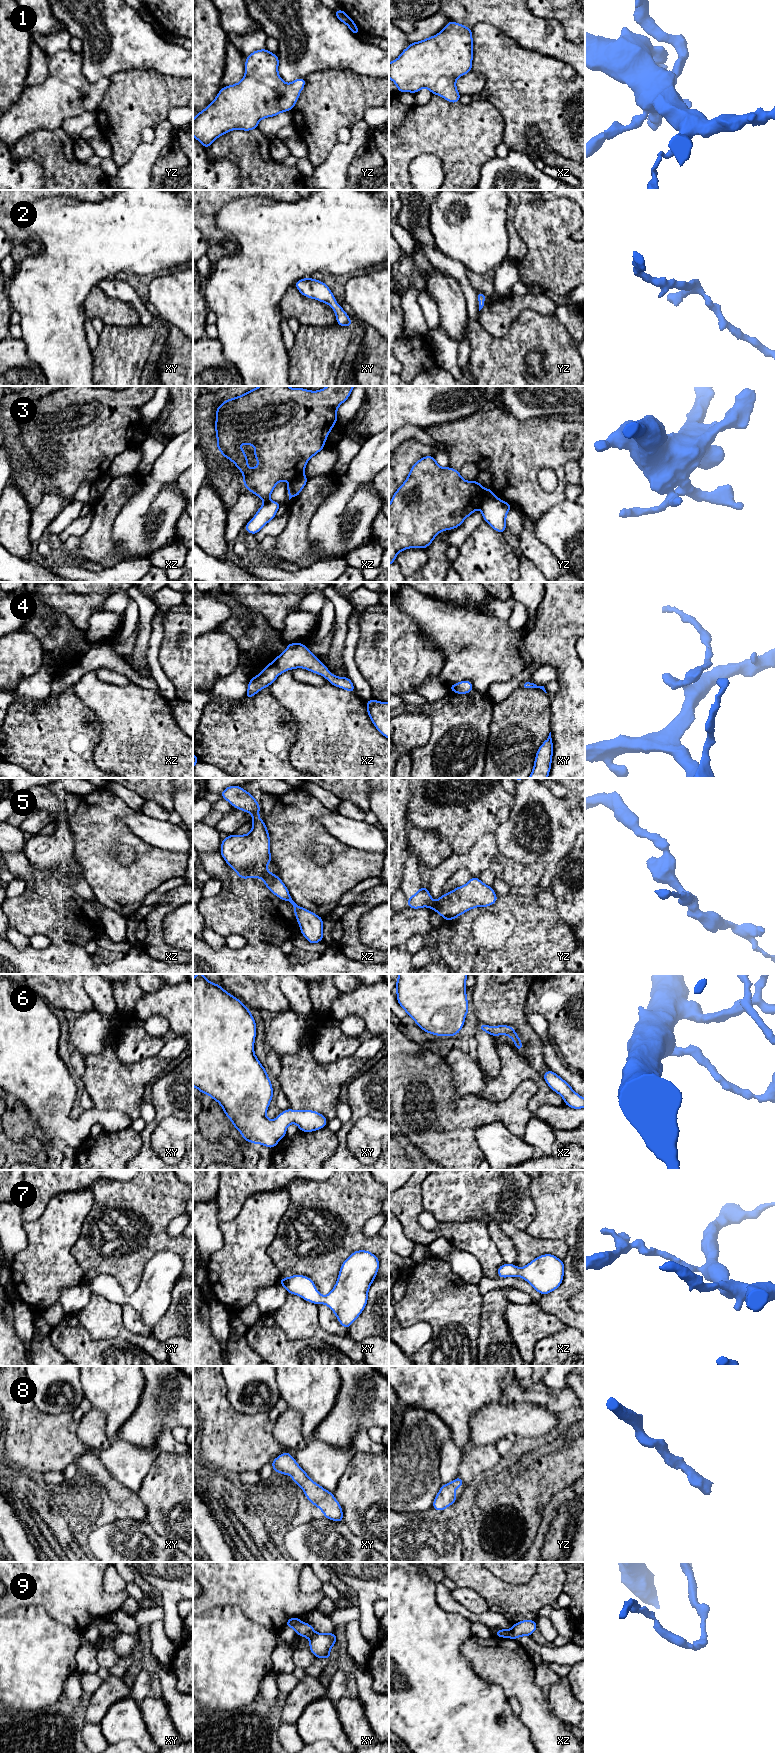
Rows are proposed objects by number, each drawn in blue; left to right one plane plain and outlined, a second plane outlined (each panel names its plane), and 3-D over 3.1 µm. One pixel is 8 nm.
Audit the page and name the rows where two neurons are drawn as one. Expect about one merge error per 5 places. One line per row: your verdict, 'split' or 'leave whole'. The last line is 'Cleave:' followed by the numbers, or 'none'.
1: leave whole
2: leave whole
3: split
4: leave whole
5: leave whole
6: leave whole
7: leave whole
8: leave whole
9: split
Cleave: 3, 9

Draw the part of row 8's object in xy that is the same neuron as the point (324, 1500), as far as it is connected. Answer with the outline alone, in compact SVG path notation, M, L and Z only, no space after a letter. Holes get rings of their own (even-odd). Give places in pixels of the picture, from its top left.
M284 1452L273 1459L271 1465L274 1472L290 1475L292 1481L304 1490L306 1498L323 1512L325 1518L343 1522L342 1507L333 1493L315 1483L289 1452Z

